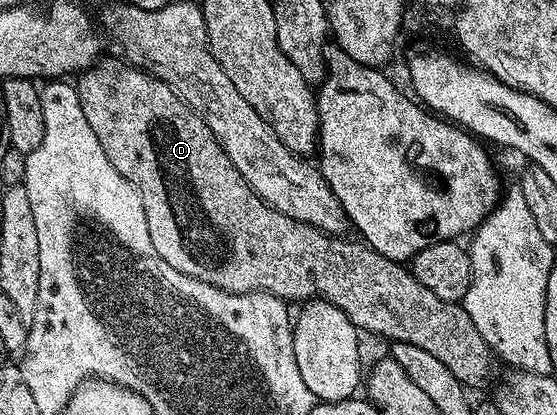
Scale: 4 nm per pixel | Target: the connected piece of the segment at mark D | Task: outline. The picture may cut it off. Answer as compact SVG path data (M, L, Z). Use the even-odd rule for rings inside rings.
M123 60L104 61L89 66L75 83L82 112L86 112L86 121L94 128L94 136L98 136L98 144L102 144L110 164L138 188L146 212L146 228L150 228L150 244L170 268L178 268L186 276L231 294L262 292L289 303L319 300L334 304L365 335L377 334L388 338L389 343L415 344L431 352L465 387L480 386L491 376L492 349L482 340L482 332L474 328L474 320L470 320L461 303L438 300L430 288L418 284L407 265L382 256L363 241L347 242L347 237L329 236L308 222L299 222L267 206L234 168L202 116L195 114L171 88Z

